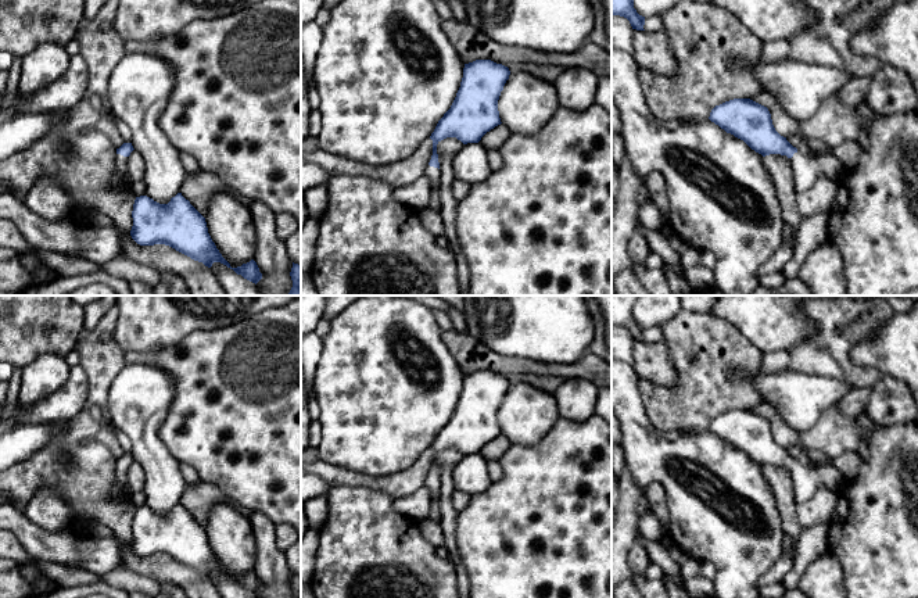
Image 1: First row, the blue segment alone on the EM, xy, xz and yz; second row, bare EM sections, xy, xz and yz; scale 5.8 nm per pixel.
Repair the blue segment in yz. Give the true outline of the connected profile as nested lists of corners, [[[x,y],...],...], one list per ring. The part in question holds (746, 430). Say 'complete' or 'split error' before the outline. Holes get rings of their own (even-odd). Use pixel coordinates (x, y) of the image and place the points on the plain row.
split error; [[[734,409],[716,416],[709,430],[763,468],[786,466],[792,473],[797,504],[808,501],[820,487],[836,493],[843,483],[840,472],[832,462],[822,468],[800,463],[775,441],[768,419],[750,409]]]

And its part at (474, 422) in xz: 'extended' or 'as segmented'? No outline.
extended

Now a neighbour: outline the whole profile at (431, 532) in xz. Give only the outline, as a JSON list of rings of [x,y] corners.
[[[424,518],[416,522],[426,541],[428,541],[434,547],[444,545],[444,533],[438,520],[431,520],[428,518]]]

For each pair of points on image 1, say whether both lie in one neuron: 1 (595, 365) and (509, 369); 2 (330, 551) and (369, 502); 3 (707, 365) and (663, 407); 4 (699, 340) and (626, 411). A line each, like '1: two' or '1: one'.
1: one
2: one
3: one
4: two

